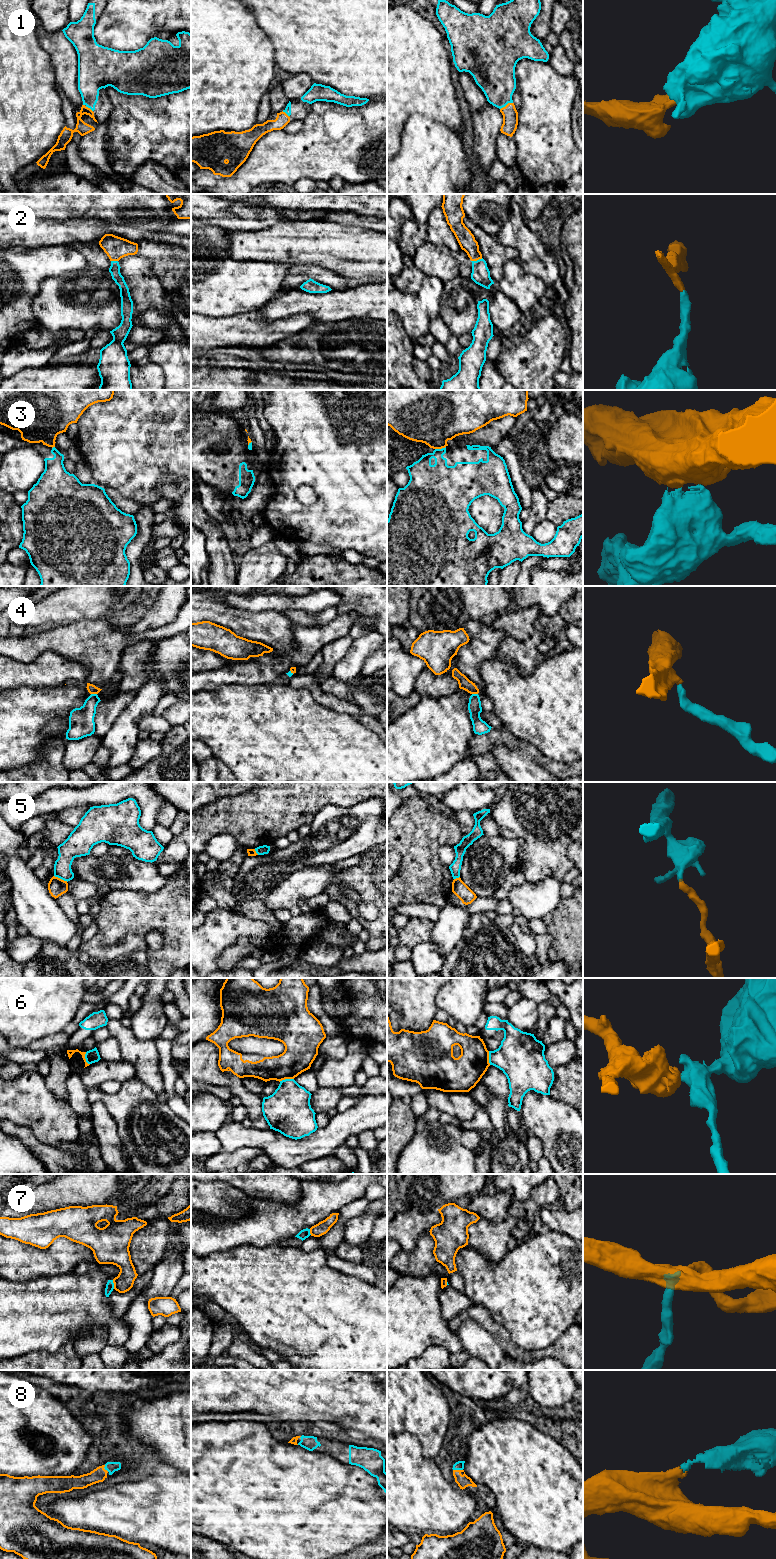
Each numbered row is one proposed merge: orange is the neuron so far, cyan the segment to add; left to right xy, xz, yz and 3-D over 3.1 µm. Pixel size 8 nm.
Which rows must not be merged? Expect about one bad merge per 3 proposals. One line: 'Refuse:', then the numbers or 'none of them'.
Refuse: 3, 5, 6, 7

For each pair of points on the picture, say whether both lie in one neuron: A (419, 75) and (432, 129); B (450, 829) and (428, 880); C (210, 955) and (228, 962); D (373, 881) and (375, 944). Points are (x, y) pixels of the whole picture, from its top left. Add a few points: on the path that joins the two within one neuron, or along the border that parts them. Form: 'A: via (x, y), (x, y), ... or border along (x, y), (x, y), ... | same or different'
A: border along (406, 119), (422, 114), (452, 128) | different
B: via (437, 842), (428, 851), (428, 867) | same
C: border along (236, 942), (229, 946), (220, 956), (218, 967) | different
D: via (360, 897), (354, 903), (354, 913), (369, 928) | same

